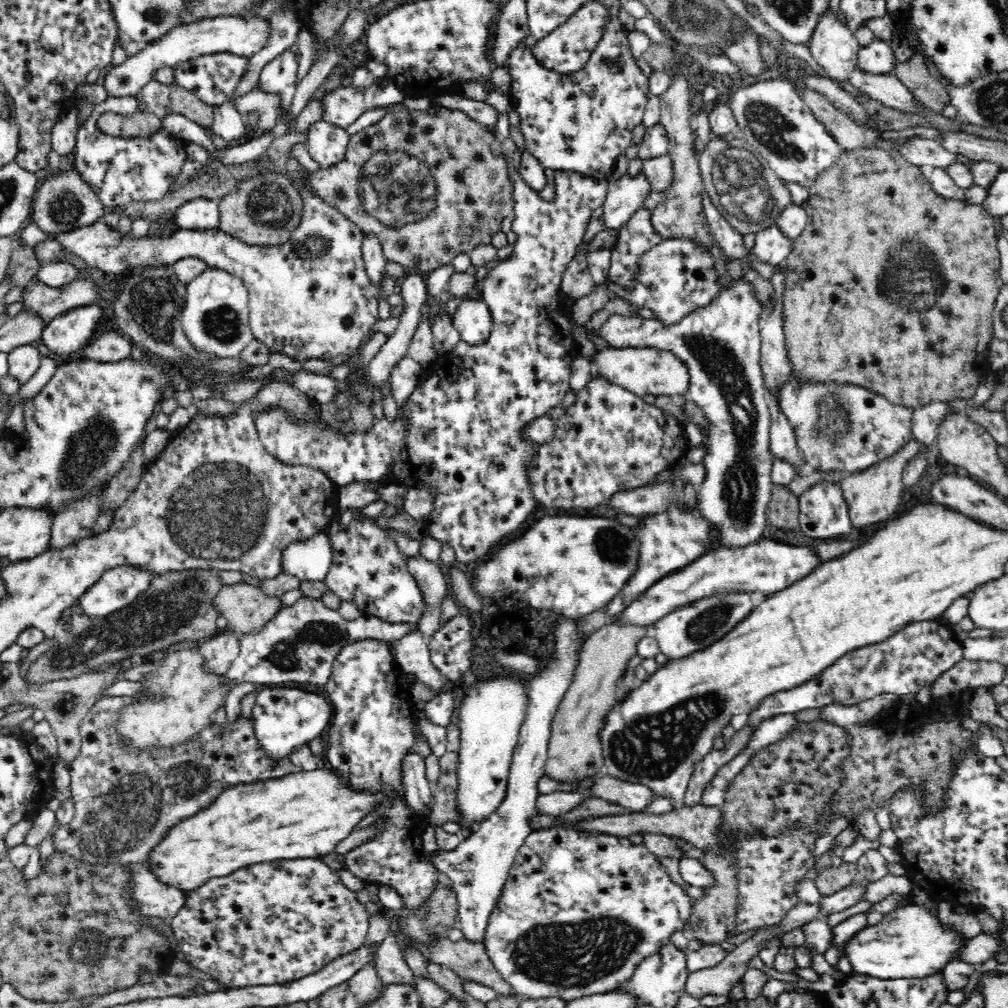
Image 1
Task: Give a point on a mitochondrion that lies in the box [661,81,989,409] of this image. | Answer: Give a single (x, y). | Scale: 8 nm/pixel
(738, 178)

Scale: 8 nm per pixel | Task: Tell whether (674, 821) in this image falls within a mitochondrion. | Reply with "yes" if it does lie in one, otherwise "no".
no

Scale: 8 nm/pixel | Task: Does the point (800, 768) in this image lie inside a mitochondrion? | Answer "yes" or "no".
no

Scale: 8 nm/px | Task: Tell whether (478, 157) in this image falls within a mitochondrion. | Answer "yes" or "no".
no

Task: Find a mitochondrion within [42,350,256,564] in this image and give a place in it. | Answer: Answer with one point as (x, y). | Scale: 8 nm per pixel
(91, 447)

